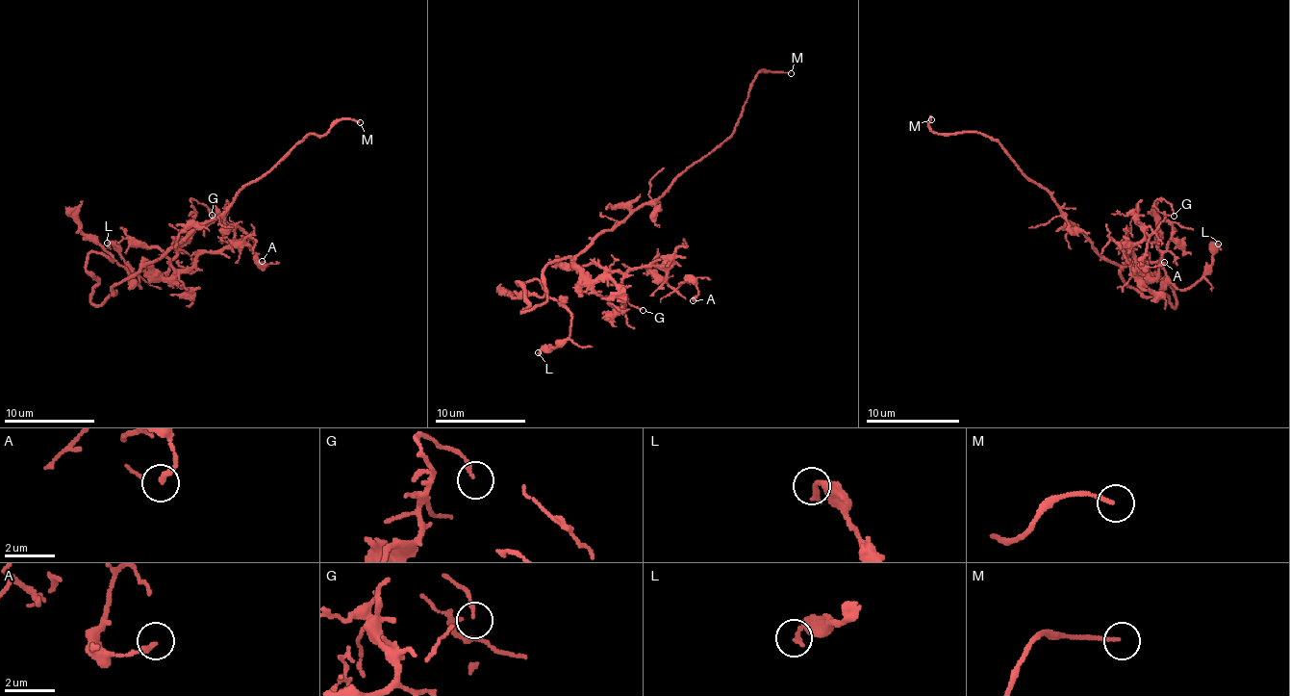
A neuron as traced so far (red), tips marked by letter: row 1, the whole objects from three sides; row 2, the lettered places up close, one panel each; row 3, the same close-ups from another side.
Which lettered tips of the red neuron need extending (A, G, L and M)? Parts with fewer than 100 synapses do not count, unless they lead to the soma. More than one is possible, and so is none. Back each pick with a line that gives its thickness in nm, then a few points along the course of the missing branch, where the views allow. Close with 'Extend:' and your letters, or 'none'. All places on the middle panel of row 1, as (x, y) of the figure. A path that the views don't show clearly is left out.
M: calibre 130 nm; course (791, 73), (820, 75), (854, 98)
Extend: M

